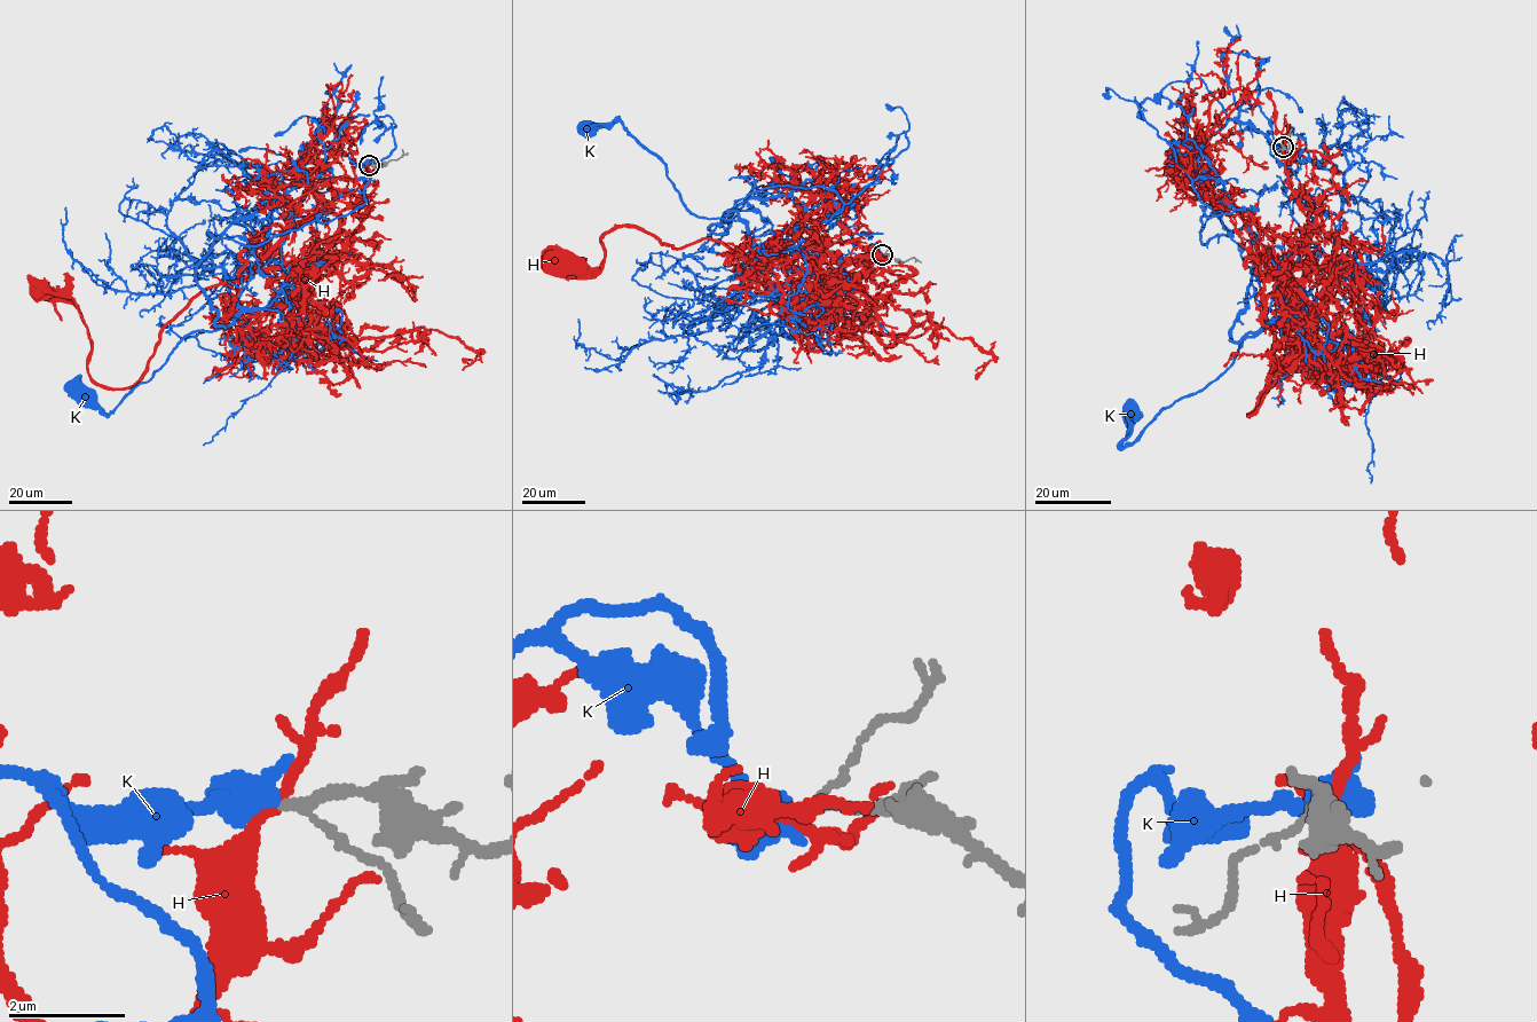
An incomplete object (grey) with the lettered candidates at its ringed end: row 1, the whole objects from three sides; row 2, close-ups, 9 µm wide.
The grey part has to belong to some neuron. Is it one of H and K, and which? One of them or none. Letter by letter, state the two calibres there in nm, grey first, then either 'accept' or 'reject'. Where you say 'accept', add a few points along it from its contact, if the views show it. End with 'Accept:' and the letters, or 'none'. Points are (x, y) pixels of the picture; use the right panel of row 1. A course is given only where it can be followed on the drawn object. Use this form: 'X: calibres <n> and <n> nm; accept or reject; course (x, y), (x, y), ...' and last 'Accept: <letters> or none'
H: calibres 160 and 200 nm; reject
K: calibres 160 and 600 nm; reject
Accept: none

